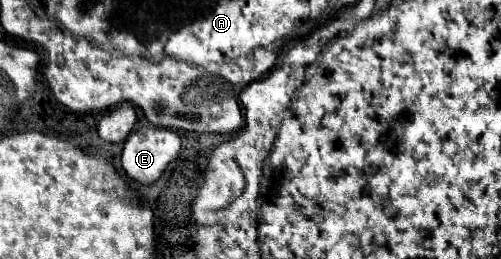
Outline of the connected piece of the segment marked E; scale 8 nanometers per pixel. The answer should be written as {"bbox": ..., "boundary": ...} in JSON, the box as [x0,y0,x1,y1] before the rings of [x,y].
{"bbox":[120,126,180,184],"boundary":[[[156,126],[134,130],[122,150],[120,164],[128,178],[138,184],[156,182],[166,166],[178,156],[180,138],[176,132]]]}

